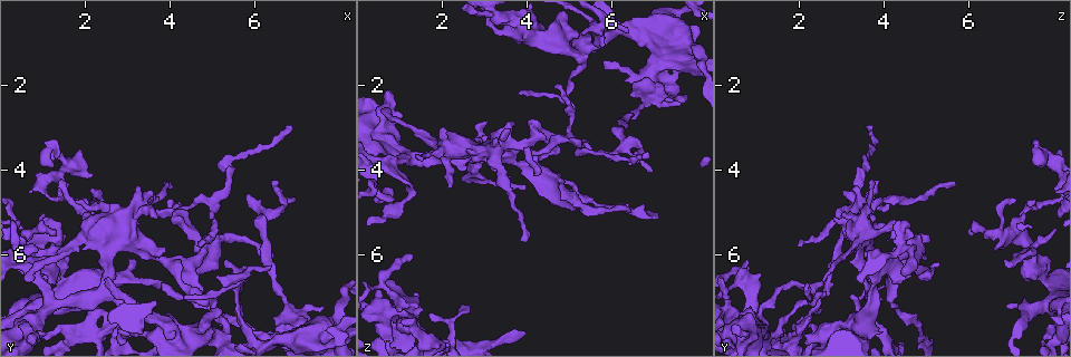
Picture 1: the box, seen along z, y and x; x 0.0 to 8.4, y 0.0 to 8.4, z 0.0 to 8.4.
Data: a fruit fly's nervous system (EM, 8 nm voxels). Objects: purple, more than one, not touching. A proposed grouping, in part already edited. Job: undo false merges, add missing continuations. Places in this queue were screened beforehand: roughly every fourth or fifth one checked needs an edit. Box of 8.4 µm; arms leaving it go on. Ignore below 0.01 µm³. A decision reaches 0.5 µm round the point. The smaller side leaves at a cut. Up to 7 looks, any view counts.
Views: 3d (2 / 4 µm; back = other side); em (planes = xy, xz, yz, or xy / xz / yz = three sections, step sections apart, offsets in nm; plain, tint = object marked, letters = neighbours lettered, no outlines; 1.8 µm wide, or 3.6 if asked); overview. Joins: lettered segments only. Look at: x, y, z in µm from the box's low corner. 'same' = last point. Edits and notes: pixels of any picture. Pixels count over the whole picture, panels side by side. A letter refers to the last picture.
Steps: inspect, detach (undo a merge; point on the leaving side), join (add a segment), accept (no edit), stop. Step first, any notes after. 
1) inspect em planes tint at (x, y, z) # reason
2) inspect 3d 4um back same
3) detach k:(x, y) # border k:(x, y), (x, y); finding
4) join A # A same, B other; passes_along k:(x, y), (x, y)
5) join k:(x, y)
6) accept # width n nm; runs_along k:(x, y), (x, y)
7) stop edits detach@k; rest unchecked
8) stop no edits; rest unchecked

inspect 3d 2um at (6.80, 7.70, 2.05) # thick turns thin

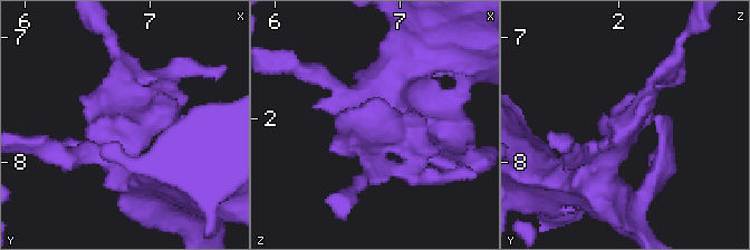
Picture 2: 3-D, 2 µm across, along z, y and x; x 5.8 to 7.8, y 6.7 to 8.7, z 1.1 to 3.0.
inspect em planes plain at (6.78, 7.70, 2.02) # need the tissue

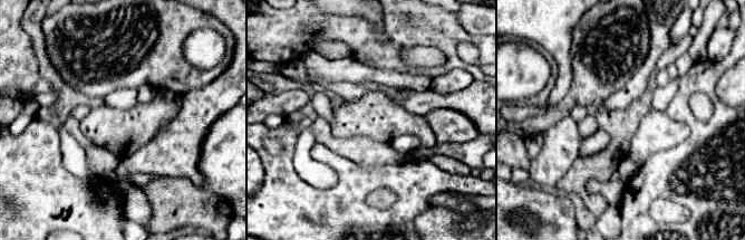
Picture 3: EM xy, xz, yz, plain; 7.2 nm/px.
inspect em planes letters same

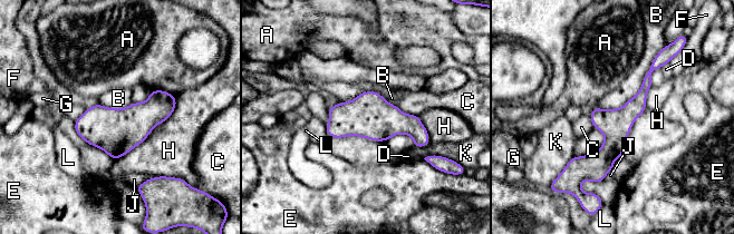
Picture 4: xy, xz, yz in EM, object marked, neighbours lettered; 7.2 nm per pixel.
accept # A other, B other, C other, D other, E other, F other, G other, H other, J other, K other, L other; all the same cell

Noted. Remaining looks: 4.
inspect em yz step 16 letters at (5.80, 6.45, 1.10)

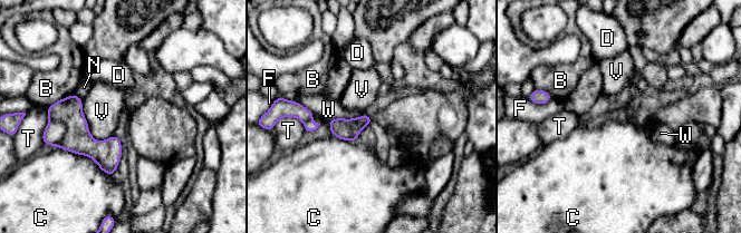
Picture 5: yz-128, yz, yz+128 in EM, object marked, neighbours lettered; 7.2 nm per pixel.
detach 5:(54, 133) # B other, C other, D other, F other, N other, T other, V other, W other; border 5:(49, 118), (66, 127), (57, 145); two cells meet here

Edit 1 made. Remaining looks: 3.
inspect em planes letters at (6.90, 4.80, 4.00) # tapers out

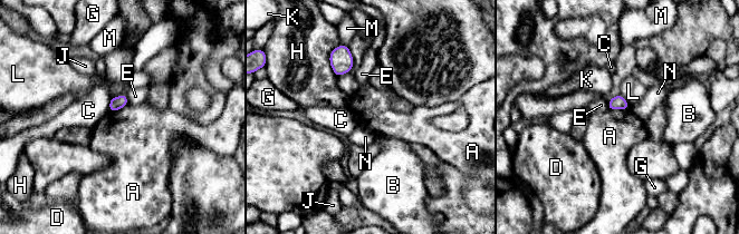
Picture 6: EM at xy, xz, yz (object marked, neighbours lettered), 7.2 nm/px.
accept # width 100 nm; A other, B other, C other, D other, E other, G other, H other, J other, K other, L other, M other, N other; border 6:(629, 108), (607, 110); no lettered segment goes on from it

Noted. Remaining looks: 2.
stop edits detach@5; rest unchecked

